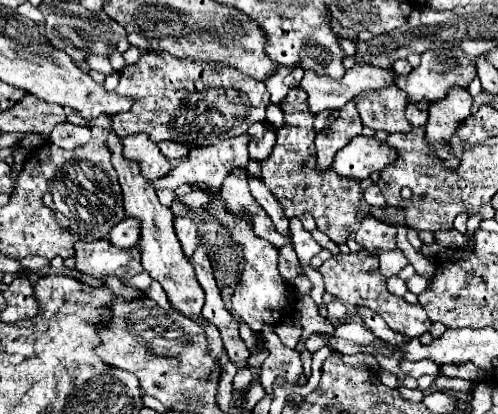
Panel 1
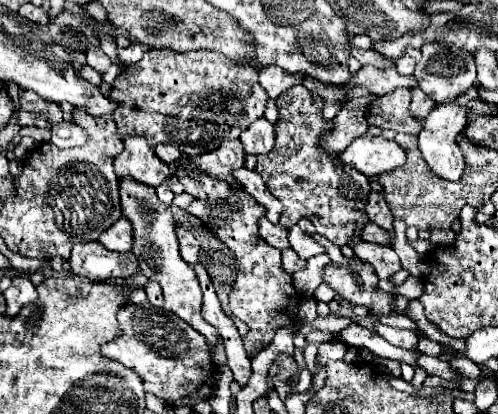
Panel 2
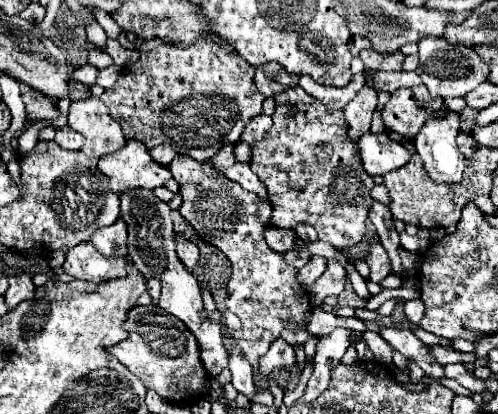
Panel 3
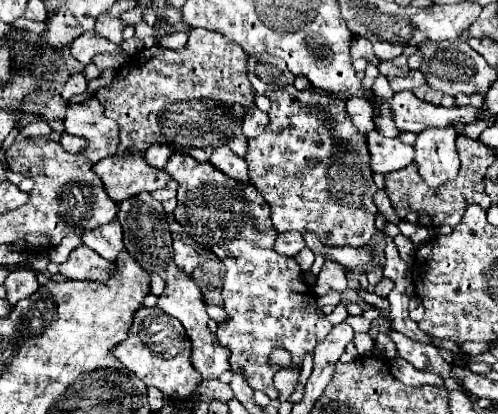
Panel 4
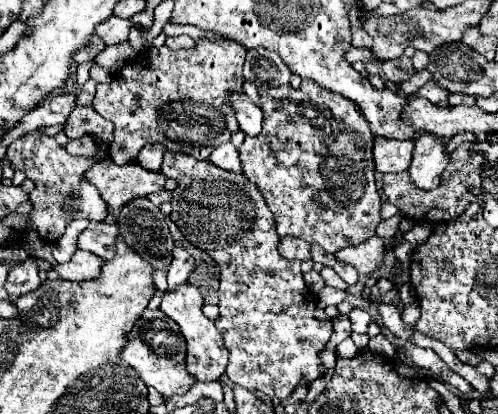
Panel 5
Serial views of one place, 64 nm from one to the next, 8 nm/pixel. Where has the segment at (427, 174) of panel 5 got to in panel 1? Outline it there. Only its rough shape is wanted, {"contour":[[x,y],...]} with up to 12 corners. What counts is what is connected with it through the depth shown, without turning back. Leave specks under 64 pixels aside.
{"contour":[[450,88],[430,102],[424,130],[448,168],[456,158],[446,144],[456,124],[472,114],[474,98],[466,88]]}

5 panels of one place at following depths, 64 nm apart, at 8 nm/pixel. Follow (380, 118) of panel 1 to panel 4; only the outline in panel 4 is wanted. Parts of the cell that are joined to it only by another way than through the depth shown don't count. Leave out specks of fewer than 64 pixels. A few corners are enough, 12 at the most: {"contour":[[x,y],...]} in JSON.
{"contour":[[410,90],[392,96],[398,130],[420,134],[428,126],[470,124],[472,106],[432,106]]}

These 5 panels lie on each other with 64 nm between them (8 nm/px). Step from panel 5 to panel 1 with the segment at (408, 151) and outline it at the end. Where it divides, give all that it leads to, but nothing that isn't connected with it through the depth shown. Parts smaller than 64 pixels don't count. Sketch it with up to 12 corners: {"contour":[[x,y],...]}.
{"contour":[[372,136],[352,138],[332,170],[364,180],[396,160],[396,150]]}

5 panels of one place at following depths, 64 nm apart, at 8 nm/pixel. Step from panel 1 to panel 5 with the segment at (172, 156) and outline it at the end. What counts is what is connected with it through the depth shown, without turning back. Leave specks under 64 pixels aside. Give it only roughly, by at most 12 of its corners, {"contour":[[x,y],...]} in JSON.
{"contour":[[148,144],[136,156],[148,170],[160,170],[166,148]]}

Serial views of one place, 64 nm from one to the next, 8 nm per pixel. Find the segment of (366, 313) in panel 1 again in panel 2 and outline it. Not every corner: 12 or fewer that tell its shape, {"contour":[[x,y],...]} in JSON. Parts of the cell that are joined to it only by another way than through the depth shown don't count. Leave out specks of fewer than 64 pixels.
{"contour":[[374,320],[374,330],[390,344],[416,348],[418,336],[410,330]]}

